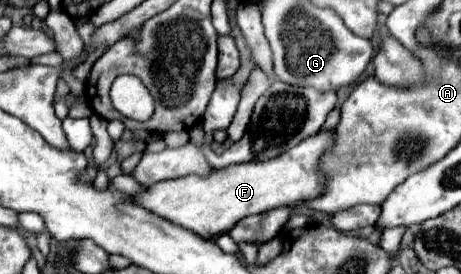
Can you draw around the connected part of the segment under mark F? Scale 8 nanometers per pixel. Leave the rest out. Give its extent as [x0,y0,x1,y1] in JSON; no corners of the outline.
[132,132,332,238]

